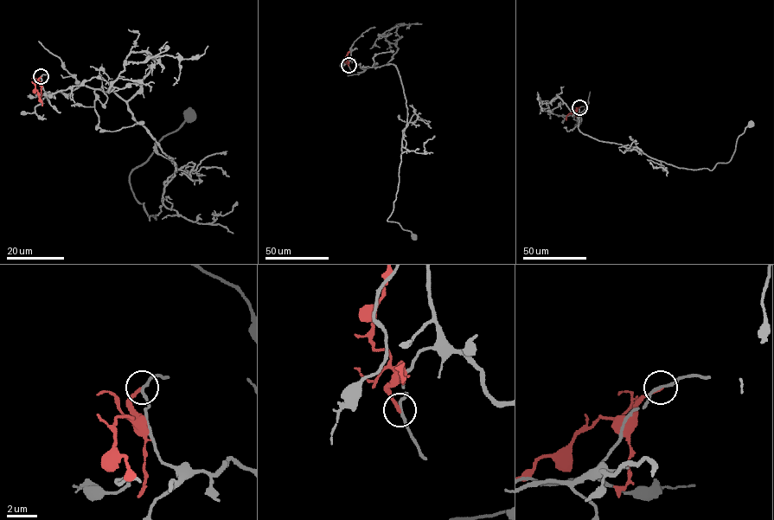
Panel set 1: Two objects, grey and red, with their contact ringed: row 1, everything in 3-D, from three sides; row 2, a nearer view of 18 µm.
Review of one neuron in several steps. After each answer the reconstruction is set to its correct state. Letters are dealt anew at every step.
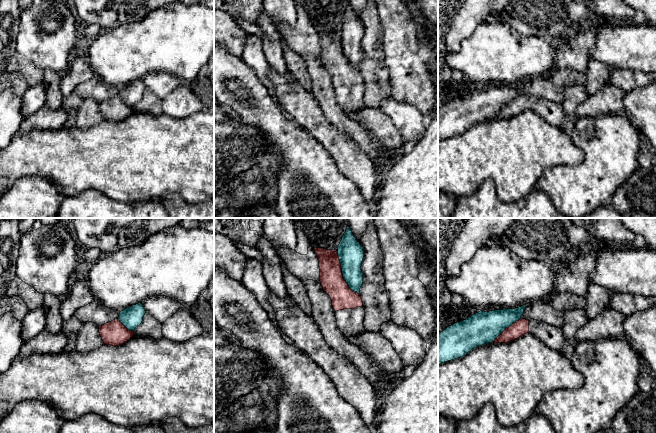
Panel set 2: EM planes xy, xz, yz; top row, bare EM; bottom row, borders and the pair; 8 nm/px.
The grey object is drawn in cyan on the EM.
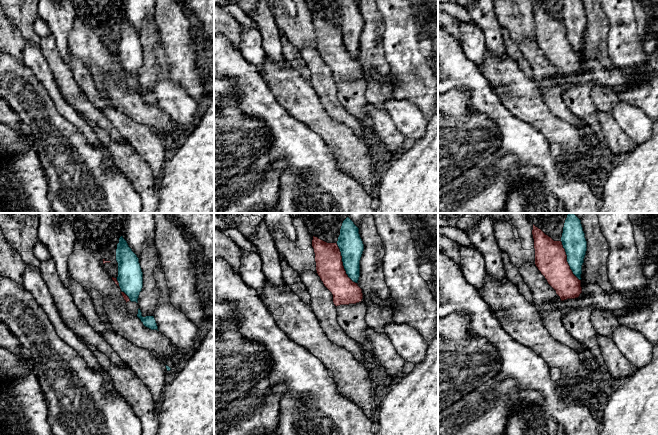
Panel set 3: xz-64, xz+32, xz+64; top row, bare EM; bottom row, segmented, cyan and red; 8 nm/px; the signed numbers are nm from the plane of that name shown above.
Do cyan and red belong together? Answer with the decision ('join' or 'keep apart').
keep apart

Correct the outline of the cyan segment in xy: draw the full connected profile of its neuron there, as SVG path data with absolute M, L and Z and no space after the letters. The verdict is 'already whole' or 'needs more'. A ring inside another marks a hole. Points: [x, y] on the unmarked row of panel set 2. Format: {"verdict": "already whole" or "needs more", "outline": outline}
{"verdict": "already whole", "outline": "M138 79L121 87L118 95L128 106L134 107L142 99L145 89L143 81Z"}

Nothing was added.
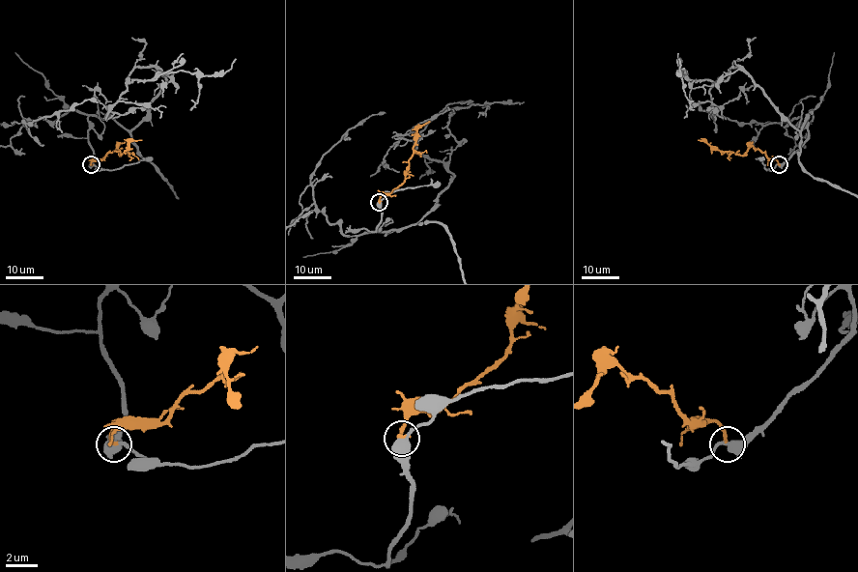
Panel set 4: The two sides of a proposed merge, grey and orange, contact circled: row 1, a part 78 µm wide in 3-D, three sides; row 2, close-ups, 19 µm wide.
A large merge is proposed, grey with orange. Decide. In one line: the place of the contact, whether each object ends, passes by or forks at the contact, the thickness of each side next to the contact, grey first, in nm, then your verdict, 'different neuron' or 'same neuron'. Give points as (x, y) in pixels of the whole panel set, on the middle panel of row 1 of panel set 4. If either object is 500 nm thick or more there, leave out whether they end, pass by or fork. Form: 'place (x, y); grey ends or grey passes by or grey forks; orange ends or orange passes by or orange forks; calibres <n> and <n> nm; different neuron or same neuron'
place (379, 202); grey passes by; orange ends; calibres 480 and 260 nm; same neuron

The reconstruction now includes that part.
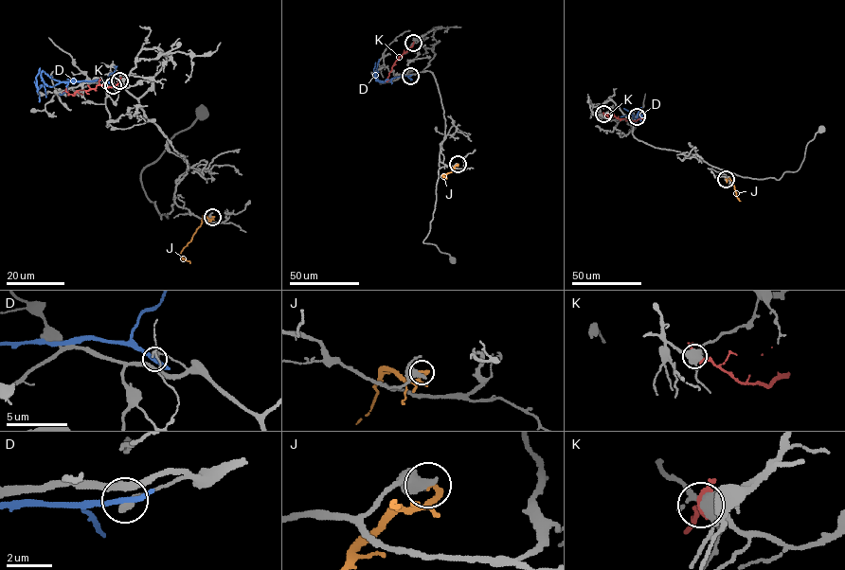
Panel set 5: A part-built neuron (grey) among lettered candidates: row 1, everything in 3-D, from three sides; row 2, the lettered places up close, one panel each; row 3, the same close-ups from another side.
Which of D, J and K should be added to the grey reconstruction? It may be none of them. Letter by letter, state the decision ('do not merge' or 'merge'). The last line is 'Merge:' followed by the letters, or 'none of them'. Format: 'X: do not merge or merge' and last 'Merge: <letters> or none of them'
D: do not merge
J: do not merge
K: do not merge
Merge: none of them

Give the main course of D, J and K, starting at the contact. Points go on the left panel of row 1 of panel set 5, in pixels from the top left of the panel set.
D: (113, 85), (105, 81), (60, 81), (43, 71), (43, 80), (47, 86)
J: (212, 217), (204, 216), (192, 239), (179, 255), (189, 263)
K: (119, 80), (113, 86), (98, 85), (95, 89), (78, 90), (74, 94), (68, 95), (66, 89), (62, 92)

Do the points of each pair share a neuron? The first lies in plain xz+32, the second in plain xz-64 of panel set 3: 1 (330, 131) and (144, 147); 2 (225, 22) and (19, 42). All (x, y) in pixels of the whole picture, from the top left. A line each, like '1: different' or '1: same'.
1: different
2: same

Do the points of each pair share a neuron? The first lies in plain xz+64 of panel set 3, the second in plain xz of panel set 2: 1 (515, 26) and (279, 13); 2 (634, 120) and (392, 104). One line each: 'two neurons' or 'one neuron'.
1: two neurons
2: one neuron

